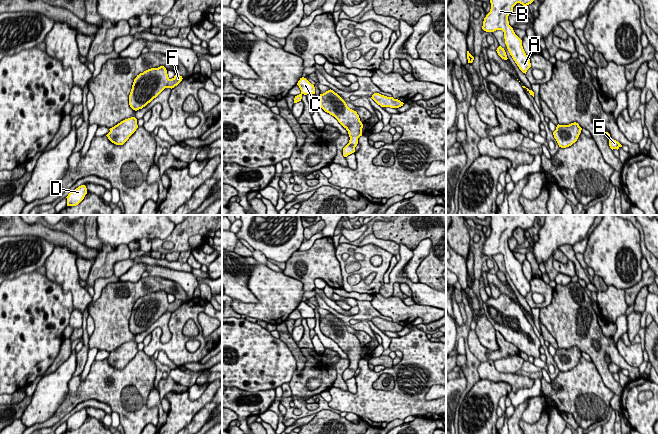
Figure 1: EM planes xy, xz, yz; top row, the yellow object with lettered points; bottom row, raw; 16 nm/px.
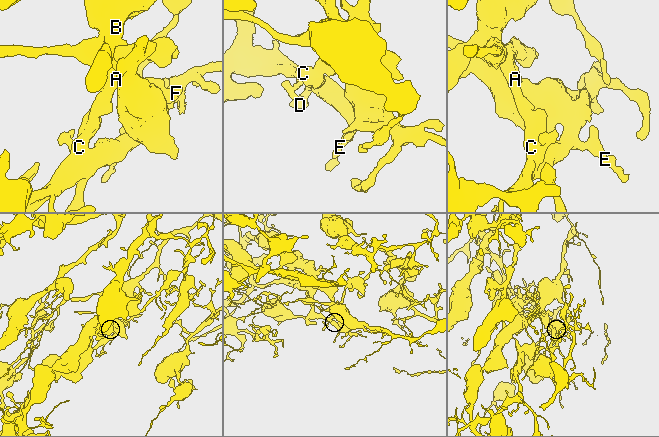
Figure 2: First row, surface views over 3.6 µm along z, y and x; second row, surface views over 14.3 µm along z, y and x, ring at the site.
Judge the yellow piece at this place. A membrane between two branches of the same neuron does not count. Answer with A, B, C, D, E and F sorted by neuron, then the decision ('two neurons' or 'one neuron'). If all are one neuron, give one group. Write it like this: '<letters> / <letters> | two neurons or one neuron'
A B C D E F | one neuron

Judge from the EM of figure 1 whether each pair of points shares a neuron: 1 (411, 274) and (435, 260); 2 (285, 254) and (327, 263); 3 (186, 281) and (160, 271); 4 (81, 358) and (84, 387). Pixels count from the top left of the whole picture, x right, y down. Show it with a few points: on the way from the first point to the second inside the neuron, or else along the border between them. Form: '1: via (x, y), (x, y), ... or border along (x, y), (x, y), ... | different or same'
1: border along (430, 251), (417, 268), (418, 281) | different
2: border along (298, 249), (285, 262) | different
3: via (180, 277), (166, 273) | same
4: border along (79, 374), (73, 376) | different

